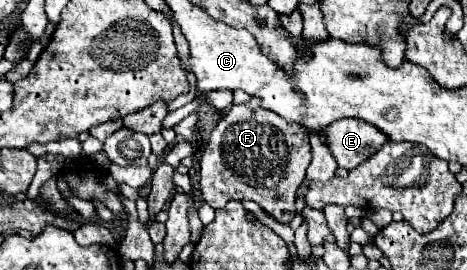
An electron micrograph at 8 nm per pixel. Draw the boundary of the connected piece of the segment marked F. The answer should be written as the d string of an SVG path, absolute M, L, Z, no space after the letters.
M253 96L249 102L233 106L213 128L201 158L201 194L211 208L223 208L229 200L255 200L277 222L289 224L295 216L295 192L309 162L307 128L261 108L261 102Z

